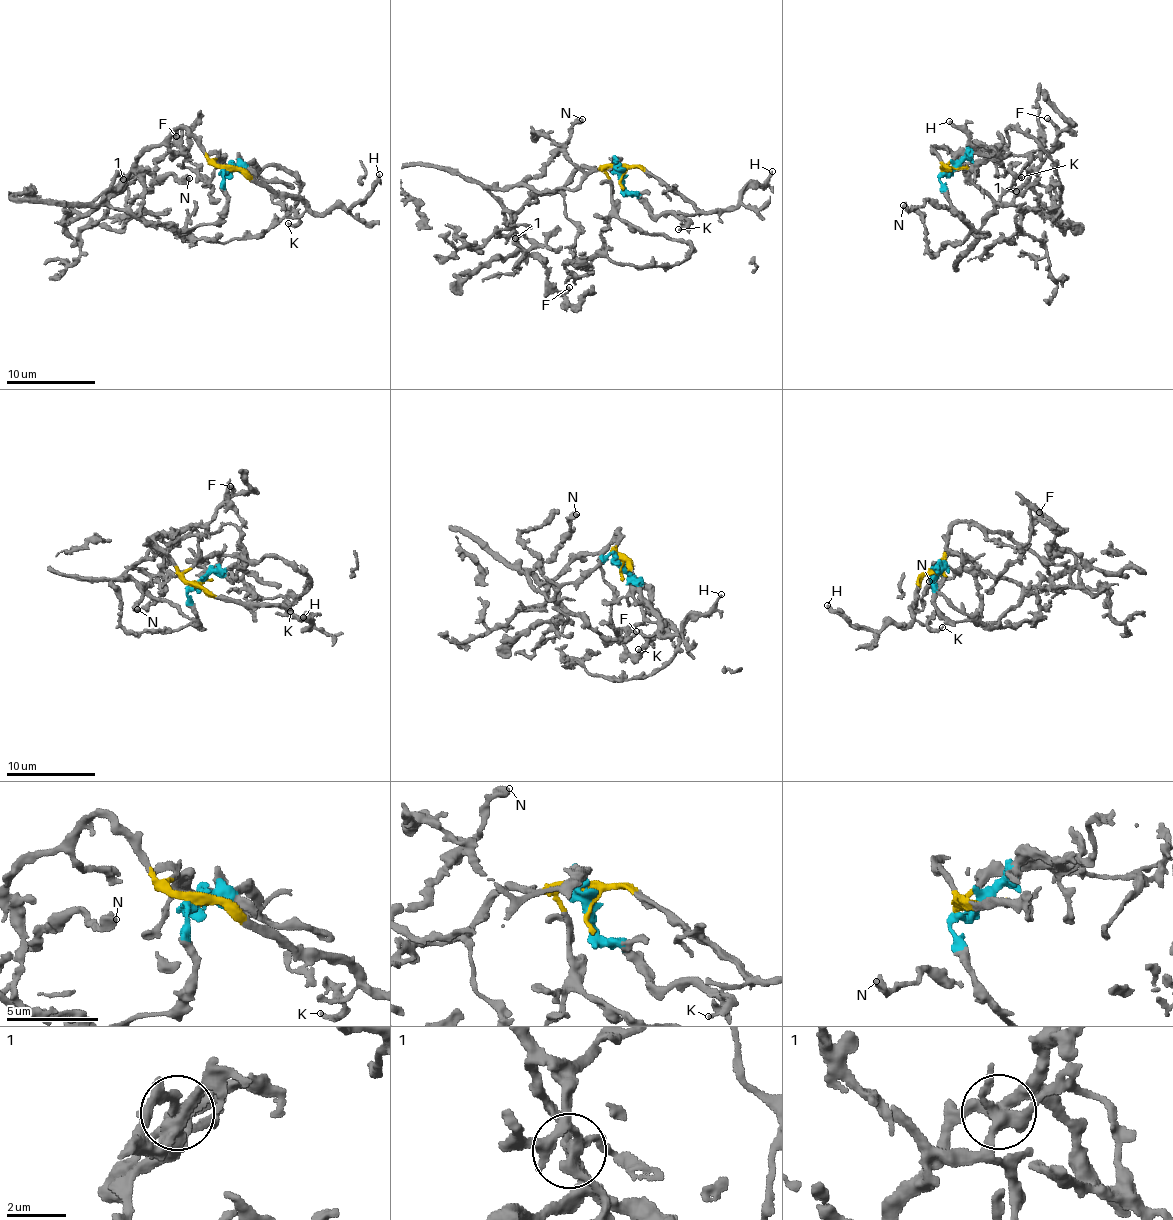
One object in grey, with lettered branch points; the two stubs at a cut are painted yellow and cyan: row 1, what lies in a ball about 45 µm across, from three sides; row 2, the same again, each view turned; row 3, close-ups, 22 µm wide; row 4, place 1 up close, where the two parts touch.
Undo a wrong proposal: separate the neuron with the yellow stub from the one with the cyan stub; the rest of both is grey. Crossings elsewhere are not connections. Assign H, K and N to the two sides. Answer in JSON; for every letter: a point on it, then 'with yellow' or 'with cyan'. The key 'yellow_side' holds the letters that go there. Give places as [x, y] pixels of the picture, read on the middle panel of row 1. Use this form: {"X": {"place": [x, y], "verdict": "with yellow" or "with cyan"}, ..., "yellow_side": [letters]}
{"H": {"place": [772, 171], "verdict": "with yellow"}, "K": {"place": [678, 229], "verdict": "with yellow"}, "N": {"place": [582, 119], "verdict": "with cyan"}, "yellow_side": ["H", "K"]}

